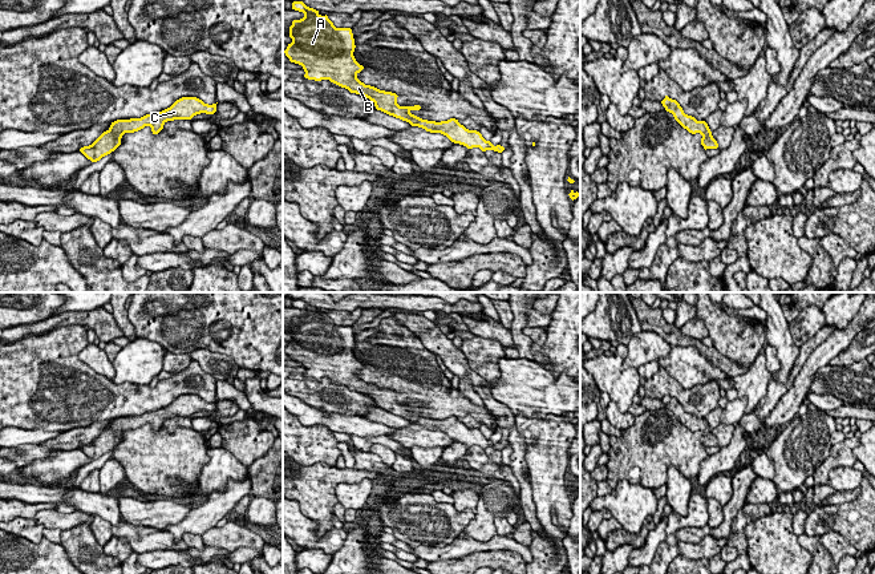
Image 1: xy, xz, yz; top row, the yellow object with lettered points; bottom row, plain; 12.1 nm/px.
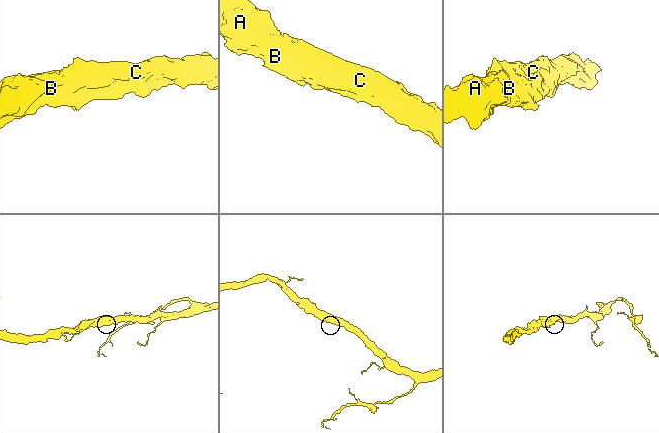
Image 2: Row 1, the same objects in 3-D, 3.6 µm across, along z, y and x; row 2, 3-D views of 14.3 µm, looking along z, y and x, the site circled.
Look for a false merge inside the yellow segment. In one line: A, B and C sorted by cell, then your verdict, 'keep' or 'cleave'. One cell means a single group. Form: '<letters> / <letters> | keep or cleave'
A B C | keep

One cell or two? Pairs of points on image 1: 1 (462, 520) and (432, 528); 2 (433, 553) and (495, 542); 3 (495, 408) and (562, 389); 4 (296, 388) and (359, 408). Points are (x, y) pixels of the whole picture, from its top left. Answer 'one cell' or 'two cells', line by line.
1: one cell
2: one cell
3: two cells
4: one cell

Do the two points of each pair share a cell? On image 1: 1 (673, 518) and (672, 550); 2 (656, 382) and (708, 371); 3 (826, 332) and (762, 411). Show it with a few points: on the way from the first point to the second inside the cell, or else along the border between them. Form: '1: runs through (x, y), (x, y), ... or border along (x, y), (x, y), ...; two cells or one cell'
1: runs through (672, 526), (671, 542); one cell
2: border along (660, 366), (684, 389); two cells
3: runs through (806, 351), (790, 382), (780, 391); one cell

